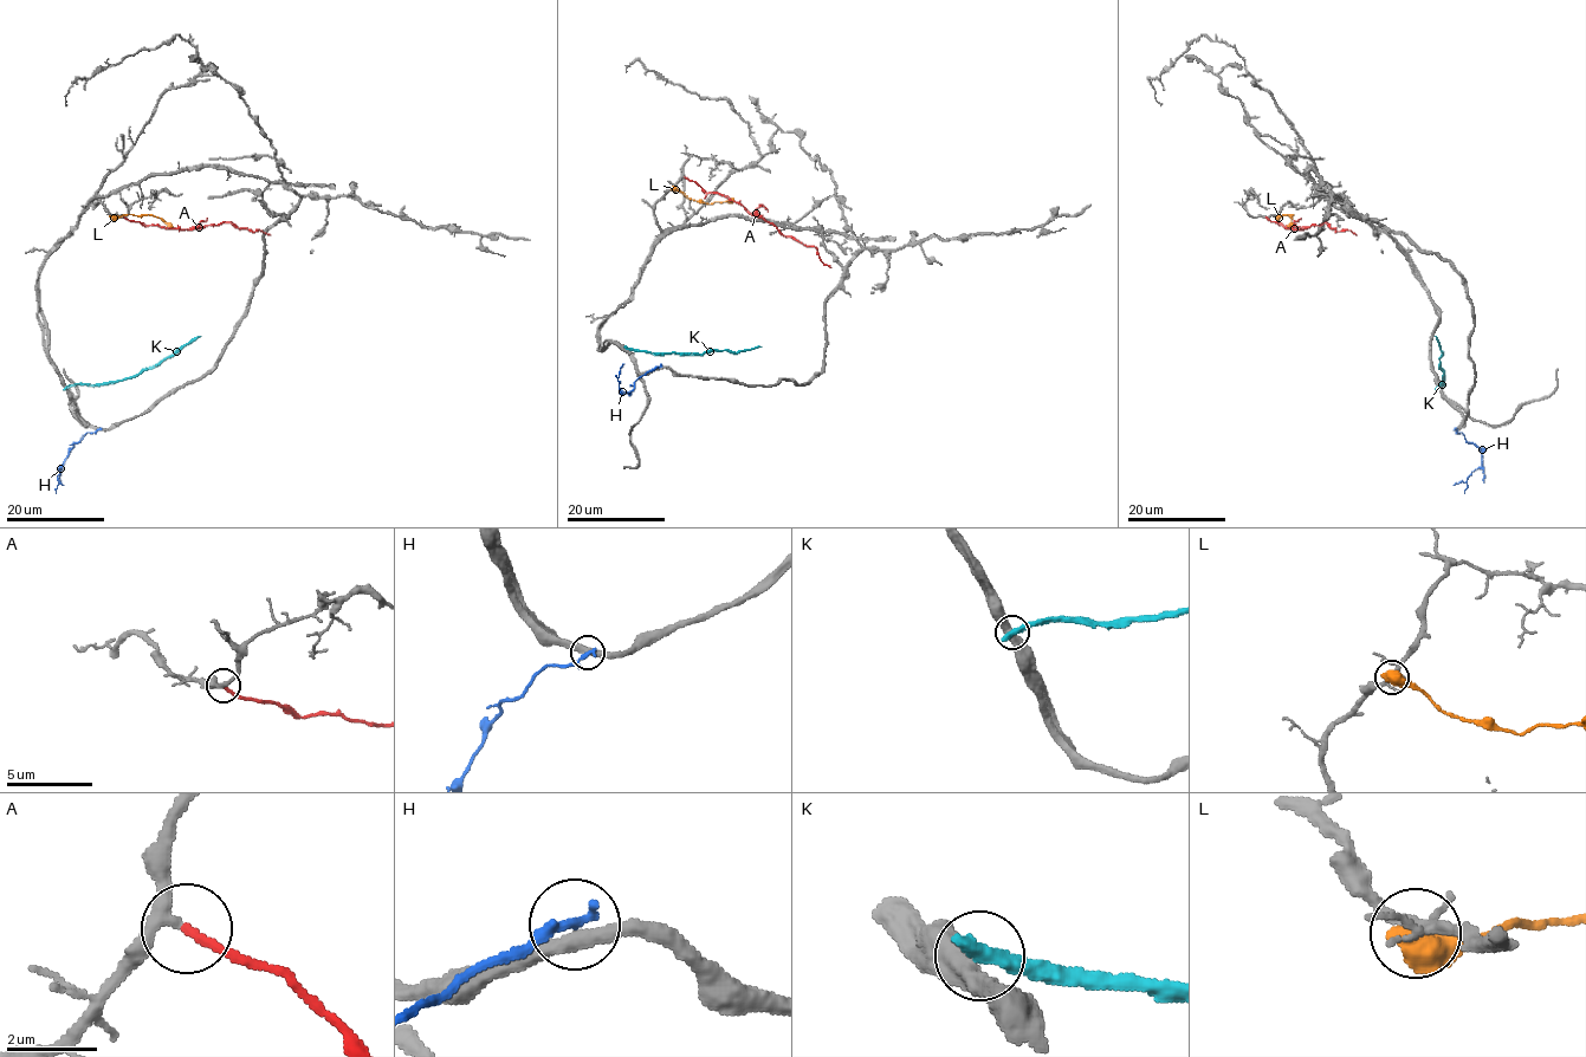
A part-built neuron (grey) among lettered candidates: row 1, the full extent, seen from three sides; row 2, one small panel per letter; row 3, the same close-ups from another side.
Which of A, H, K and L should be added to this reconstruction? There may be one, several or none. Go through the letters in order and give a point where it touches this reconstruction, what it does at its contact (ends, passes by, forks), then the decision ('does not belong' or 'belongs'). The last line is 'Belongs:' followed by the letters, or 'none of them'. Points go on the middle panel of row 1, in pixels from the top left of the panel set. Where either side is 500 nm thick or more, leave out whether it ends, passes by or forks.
A: contact (685, 177); it ends; belongs
H: contact (659, 367); it ends; does not belong
K: contact (627, 348); it ends; does not belong
L: contact (673, 188); does not belong
Belongs: A

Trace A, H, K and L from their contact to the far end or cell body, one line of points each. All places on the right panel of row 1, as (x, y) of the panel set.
A: (1267, 216), (1285, 227), (1305, 228), (1325, 222), (1337, 231), (1351, 229), (1357, 235)
H: (1456, 428), (1481, 452), (1481, 465), (1464, 482), (1454, 485)
K: (1437, 387), (1443, 383), (1443, 376), (1436, 336)
L: (1277, 215), (1294, 214), (1287, 226)

